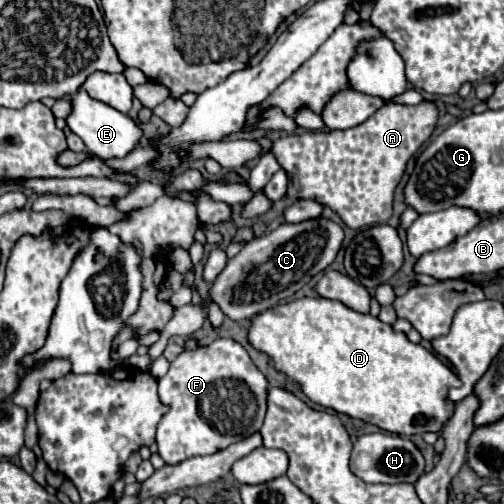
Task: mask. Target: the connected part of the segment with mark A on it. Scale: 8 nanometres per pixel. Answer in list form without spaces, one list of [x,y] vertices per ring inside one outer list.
[[[422,101],[416,107],[386,103],[384,111],[376,111],[364,123],[346,129],[346,131],[302,131],[280,137],[272,145],[272,153],[284,167],[290,177],[288,195],[298,199],[314,199],[322,205],[328,205],[340,215],[340,219],[352,227],[362,229],[378,223],[386,223],[392,215],[392,195],[404,173],[408,159],[418,151],[418,147],[432,135],[438,121],[438,107],[432,101]]]

